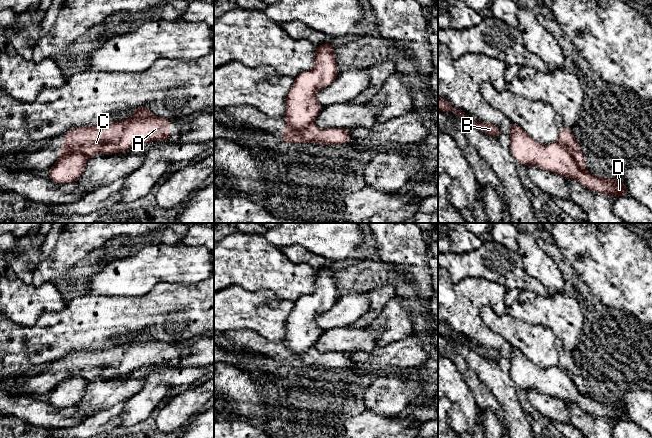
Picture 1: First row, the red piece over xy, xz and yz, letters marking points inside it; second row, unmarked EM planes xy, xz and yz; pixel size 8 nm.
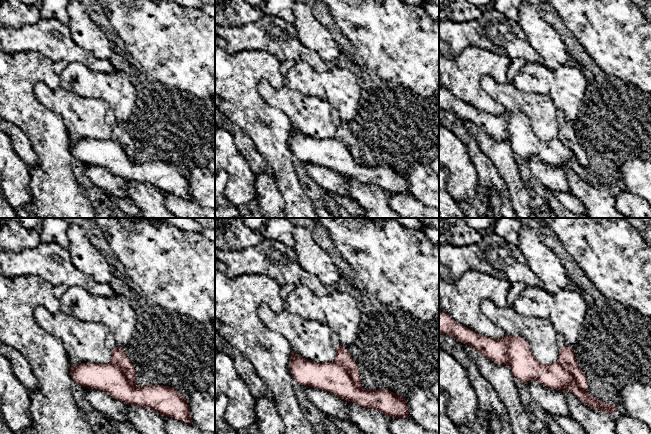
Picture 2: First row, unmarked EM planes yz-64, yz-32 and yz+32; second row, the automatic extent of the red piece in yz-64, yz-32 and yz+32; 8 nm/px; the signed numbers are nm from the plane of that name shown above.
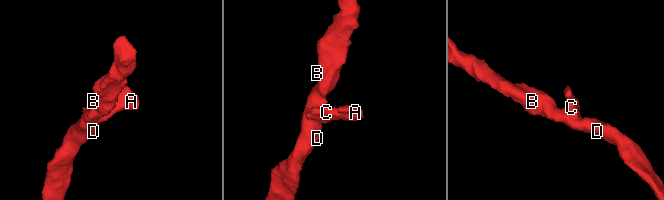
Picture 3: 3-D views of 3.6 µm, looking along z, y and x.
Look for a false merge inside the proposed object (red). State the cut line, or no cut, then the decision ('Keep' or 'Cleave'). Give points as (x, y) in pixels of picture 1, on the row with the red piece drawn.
Split along yz (557, 142), (584, 171). Cleave

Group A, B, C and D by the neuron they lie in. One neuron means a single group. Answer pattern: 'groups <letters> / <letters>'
groups A C / B D

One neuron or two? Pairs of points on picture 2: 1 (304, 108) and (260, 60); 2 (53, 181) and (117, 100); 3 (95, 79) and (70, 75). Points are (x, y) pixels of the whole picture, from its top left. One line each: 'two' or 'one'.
1: two
2: two
3: one

